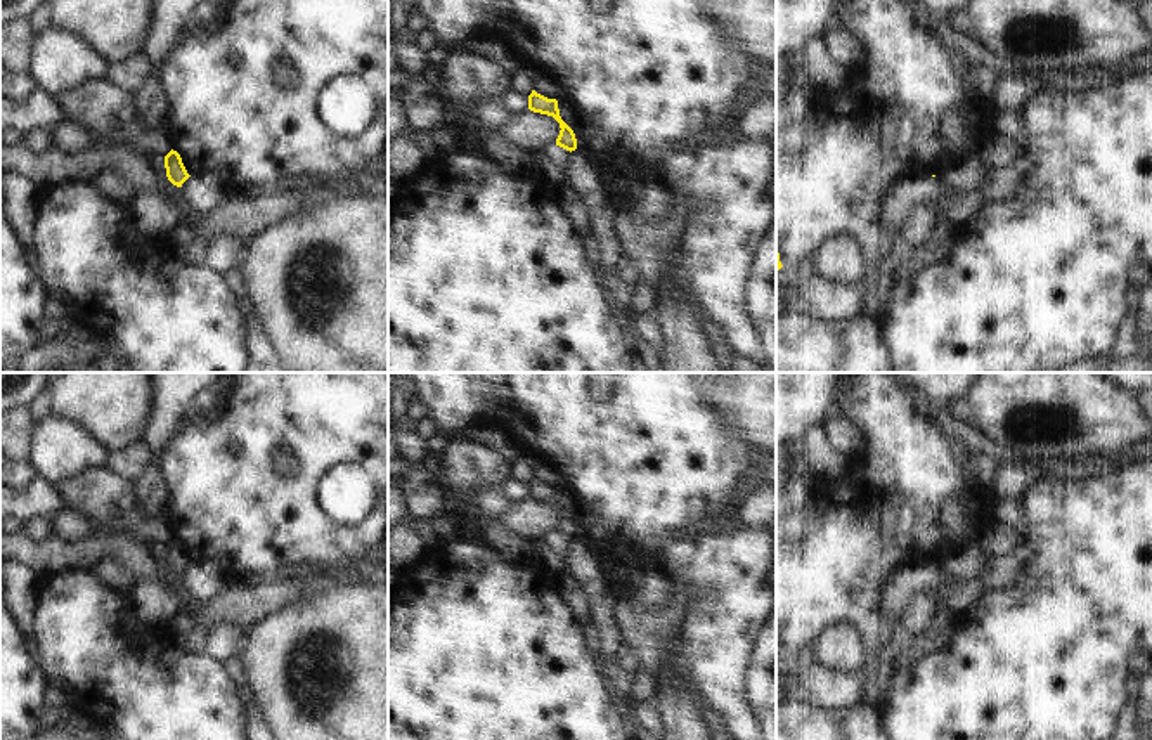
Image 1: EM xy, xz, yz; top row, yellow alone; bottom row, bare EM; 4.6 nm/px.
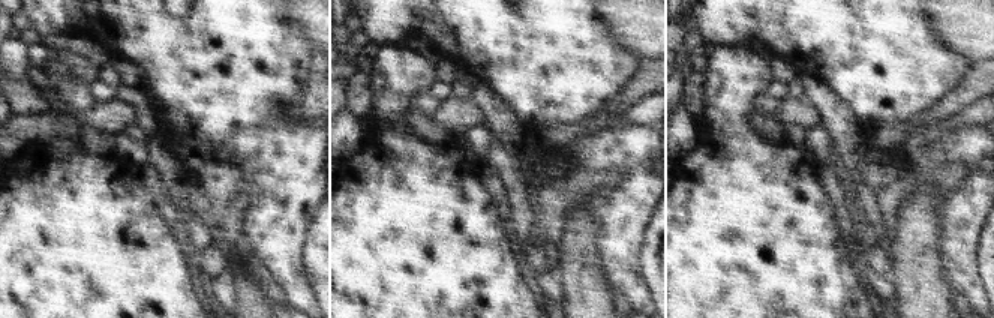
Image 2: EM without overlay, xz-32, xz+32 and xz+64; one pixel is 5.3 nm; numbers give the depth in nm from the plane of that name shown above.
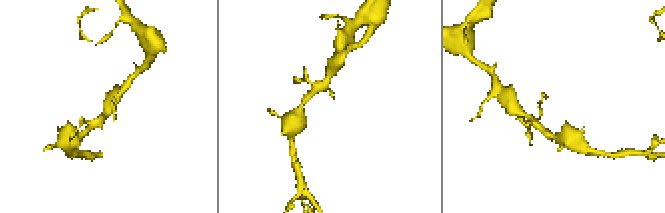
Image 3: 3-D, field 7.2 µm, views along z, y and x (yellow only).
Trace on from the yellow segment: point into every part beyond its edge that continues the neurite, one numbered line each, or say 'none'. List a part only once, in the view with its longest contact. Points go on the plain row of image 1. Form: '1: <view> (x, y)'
none

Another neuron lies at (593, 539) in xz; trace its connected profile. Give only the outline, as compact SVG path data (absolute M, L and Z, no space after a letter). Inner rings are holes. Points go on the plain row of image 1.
M560 487L558 497L561 508L573 518L577 527L577 537L584 546L591 549L591 553L606 565L606 548L603 546L603 530L594 525L594 516L587 513L586 510L580 510L577 503L570 497L570 494Z

